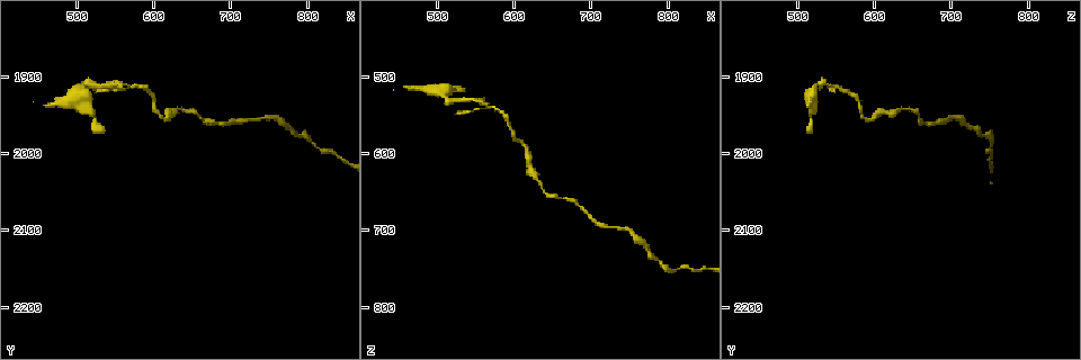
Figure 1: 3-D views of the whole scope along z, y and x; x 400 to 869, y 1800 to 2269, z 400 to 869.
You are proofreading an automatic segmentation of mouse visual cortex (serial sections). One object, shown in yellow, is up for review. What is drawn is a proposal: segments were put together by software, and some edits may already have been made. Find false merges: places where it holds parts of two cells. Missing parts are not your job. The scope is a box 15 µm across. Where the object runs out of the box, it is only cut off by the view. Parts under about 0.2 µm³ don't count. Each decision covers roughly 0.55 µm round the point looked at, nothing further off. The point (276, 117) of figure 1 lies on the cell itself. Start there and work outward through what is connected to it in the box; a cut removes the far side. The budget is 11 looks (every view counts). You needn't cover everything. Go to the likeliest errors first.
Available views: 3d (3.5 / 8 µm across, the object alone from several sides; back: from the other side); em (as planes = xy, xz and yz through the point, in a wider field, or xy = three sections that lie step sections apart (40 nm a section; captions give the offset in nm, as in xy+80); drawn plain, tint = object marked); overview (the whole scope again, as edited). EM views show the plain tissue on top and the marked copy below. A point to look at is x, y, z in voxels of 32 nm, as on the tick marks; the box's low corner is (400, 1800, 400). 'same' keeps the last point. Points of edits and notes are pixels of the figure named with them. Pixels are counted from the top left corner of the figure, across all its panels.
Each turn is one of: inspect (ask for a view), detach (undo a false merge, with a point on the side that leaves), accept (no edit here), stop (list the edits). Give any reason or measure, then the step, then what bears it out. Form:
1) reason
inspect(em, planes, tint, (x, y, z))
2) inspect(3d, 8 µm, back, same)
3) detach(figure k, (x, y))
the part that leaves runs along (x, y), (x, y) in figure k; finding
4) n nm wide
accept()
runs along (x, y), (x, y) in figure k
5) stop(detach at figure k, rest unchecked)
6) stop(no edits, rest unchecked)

inspect(3d, 3.5 µm, (790, 1980, 745))

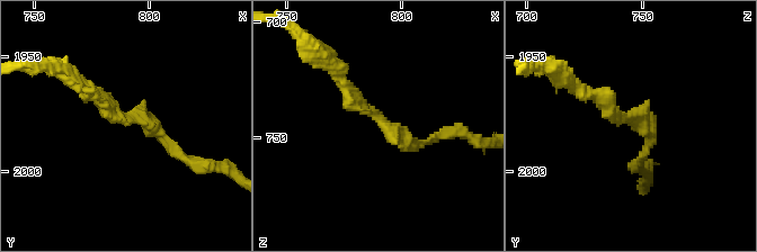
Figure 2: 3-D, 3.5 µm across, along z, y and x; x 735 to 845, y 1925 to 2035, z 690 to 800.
shape alone is not enough
inspect(em, xy, step 2, tint, (792, 1976, 742))

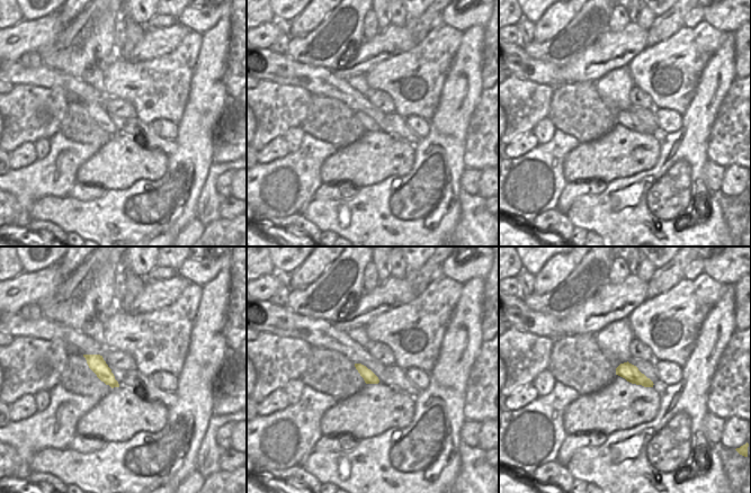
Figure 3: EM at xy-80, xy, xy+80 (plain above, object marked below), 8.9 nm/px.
accept()
runs along (86, 89), (183, 155) in figure 2; continuous, no second cell

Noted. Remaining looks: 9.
sharp bend
inspect(3d, 8 µm, (620, 1950, 605))

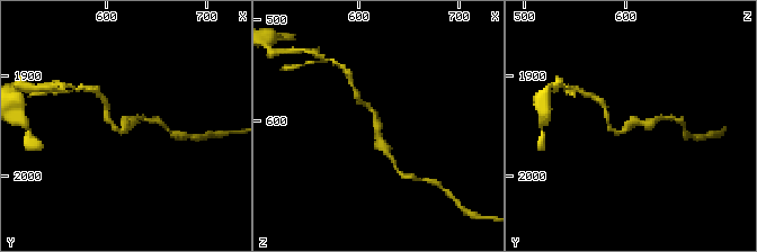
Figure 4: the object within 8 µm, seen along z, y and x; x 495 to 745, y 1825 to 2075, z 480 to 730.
arms of 100, 250 nm; shape alone is not enough
inspect(em, planes, tint, (618, 1952, 604))

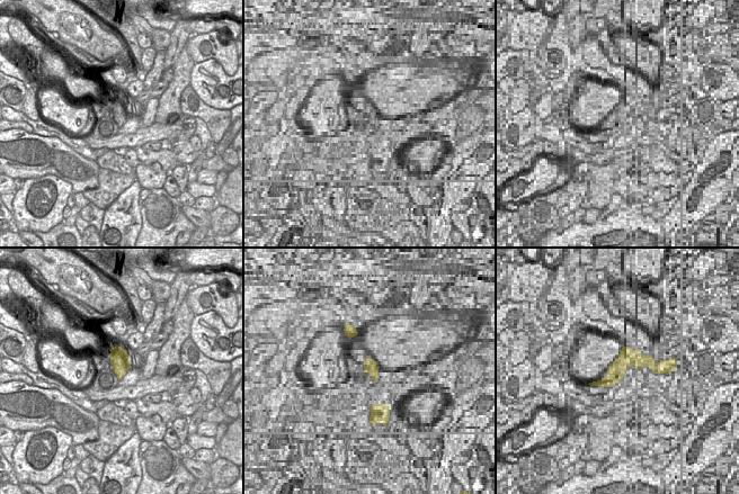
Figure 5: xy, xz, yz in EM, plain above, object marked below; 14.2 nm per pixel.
accept()
one cell here

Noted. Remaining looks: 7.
a narrow waist
inspect(3d, 3.5 µm, (570, 1915, 540))

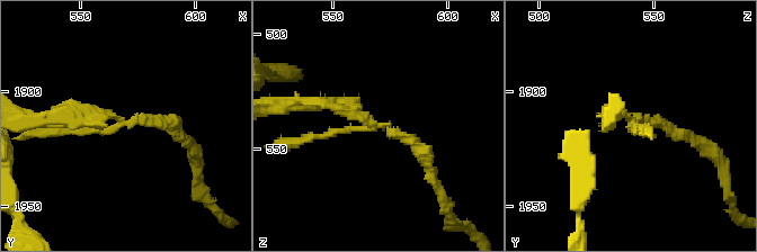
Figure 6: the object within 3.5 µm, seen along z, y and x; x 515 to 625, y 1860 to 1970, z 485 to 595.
shape alone is not enough
inspect(em, xy, step 3, tint, (570, 1913, 541))

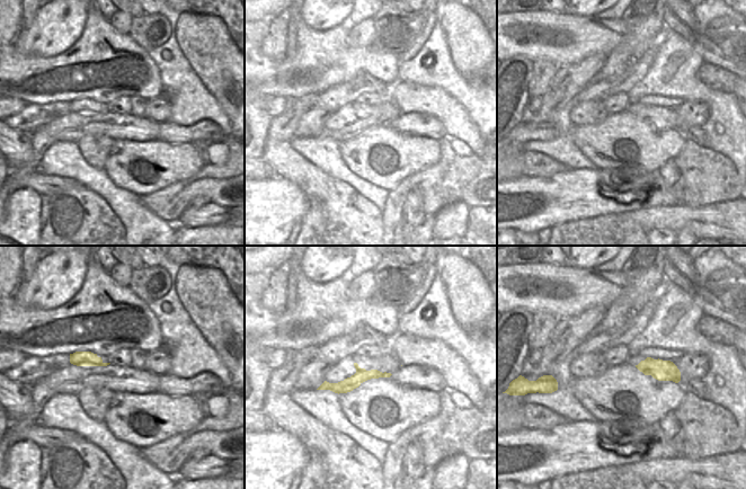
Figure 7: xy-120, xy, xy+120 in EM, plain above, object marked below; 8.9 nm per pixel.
accept()
runs along (430, 170), (407, 138), (313, 104) in figure 6; one cell here

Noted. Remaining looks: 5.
sharp bend
inspect(3d, 8 µm, (510, 1920, 520))

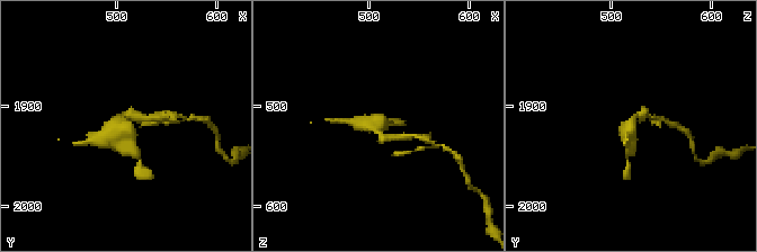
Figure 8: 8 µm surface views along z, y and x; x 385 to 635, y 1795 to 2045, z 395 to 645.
need the tissue
inspect(em, xy, step 2, tint, (506, 1922, 520))

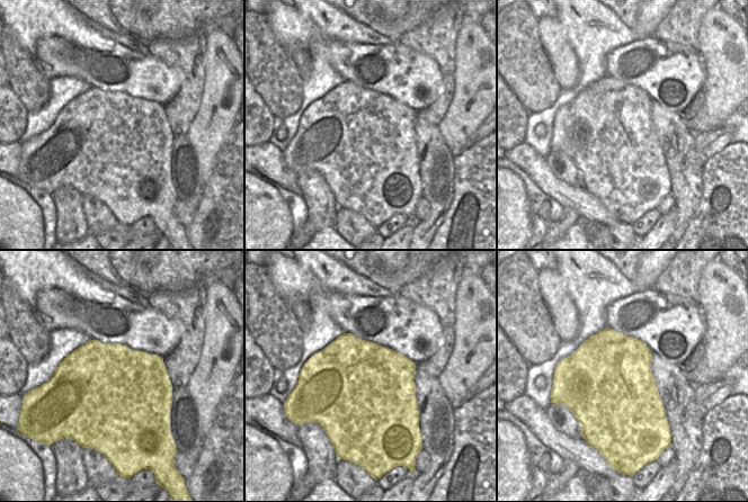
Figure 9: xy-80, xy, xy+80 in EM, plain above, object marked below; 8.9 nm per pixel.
accept()
runs along (641, 117), (630, 126), (628, 158) in figure 8; one cell here

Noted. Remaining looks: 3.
stop(no edits, rest unchecked)

